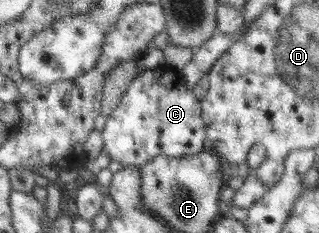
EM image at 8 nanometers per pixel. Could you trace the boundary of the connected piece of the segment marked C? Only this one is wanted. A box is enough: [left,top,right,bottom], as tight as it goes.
[104,64,206,167]

